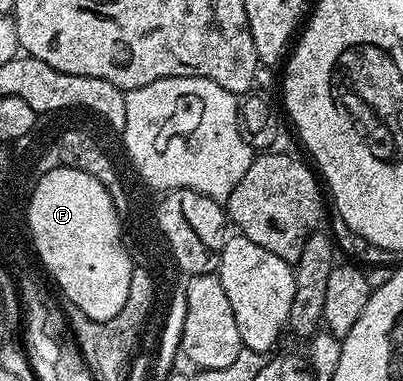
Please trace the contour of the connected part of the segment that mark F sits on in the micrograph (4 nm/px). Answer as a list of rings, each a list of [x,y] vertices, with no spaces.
[[[55,168],[32,188],[25,220],[40,261],[63,290],[62,298],[93,321],[114,321],[125,309],[133,266],[114,203],[101,182],[87,172]]]

